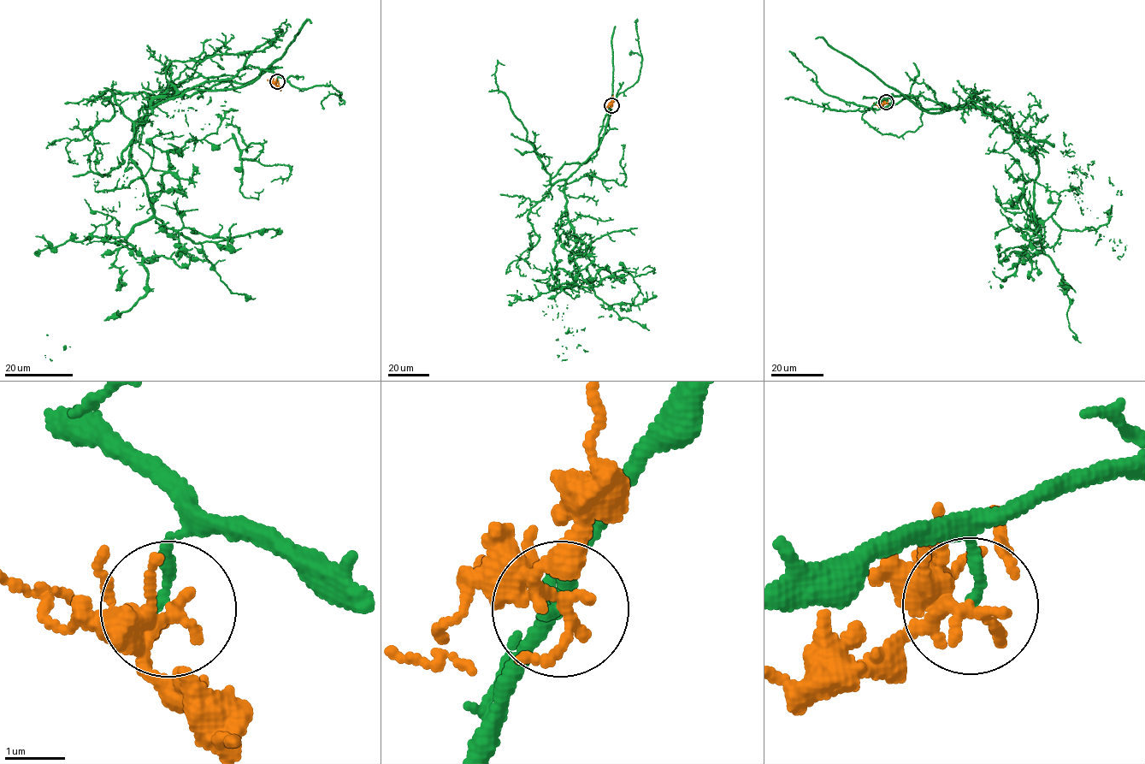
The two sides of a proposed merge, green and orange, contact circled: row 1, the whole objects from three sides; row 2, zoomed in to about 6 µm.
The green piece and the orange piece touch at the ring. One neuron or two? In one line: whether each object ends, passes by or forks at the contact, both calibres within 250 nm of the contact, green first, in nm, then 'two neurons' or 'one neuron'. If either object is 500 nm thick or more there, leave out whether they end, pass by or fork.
green ends | orange forks | 190/200 nm | two neurons

